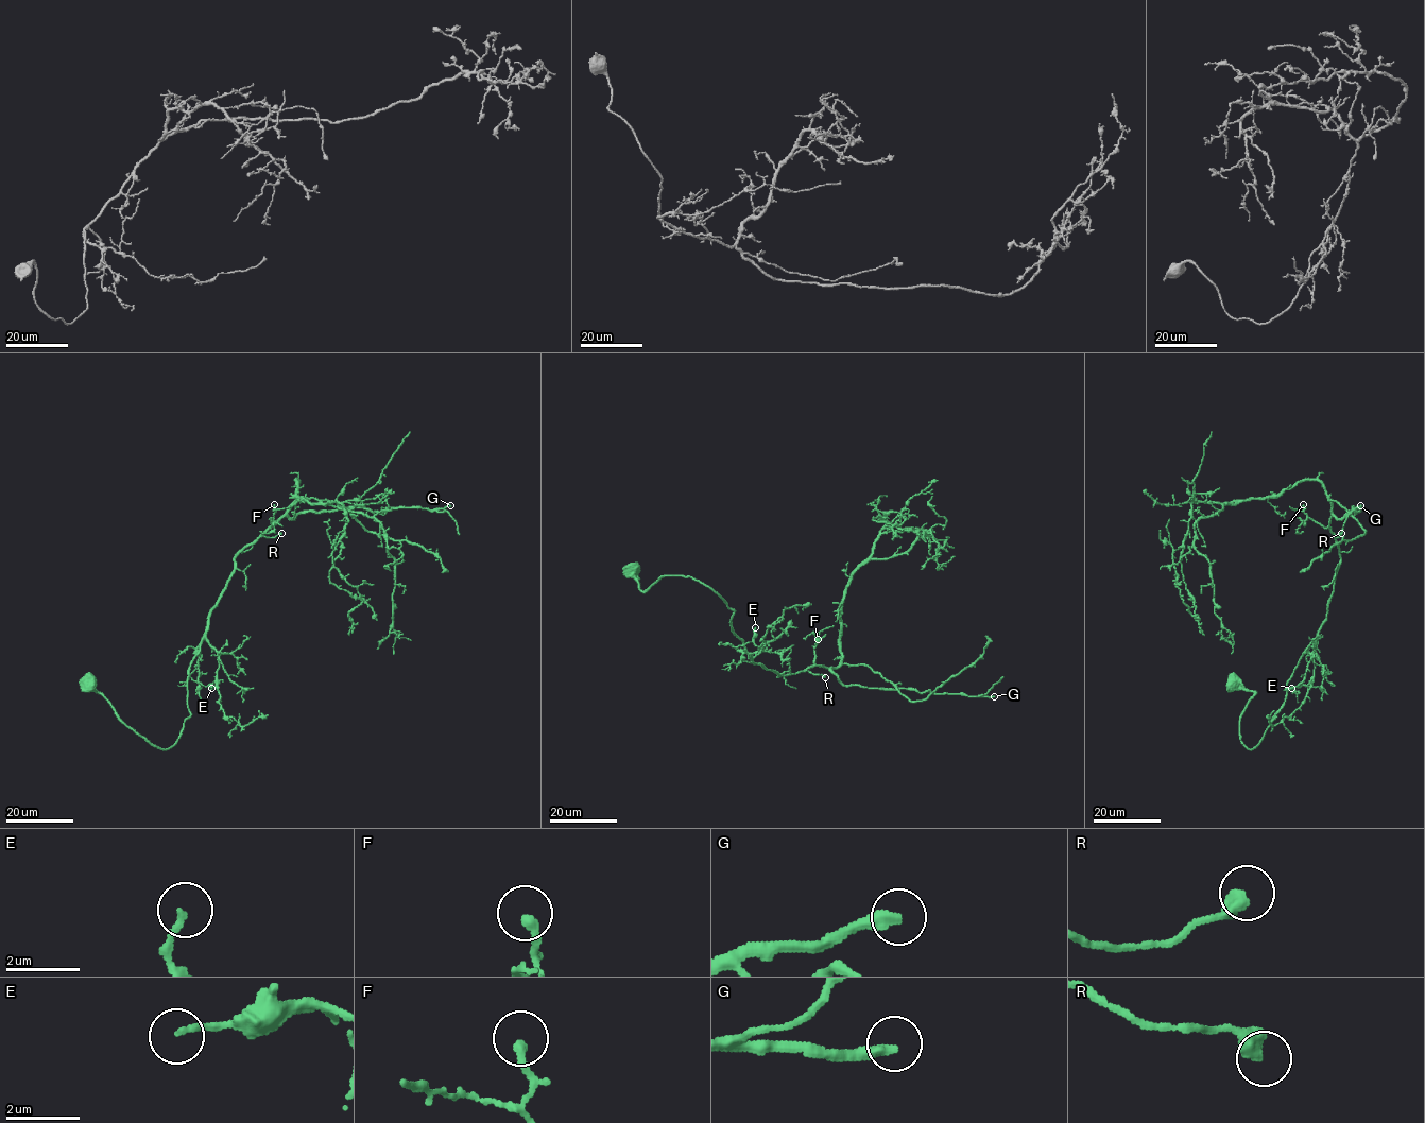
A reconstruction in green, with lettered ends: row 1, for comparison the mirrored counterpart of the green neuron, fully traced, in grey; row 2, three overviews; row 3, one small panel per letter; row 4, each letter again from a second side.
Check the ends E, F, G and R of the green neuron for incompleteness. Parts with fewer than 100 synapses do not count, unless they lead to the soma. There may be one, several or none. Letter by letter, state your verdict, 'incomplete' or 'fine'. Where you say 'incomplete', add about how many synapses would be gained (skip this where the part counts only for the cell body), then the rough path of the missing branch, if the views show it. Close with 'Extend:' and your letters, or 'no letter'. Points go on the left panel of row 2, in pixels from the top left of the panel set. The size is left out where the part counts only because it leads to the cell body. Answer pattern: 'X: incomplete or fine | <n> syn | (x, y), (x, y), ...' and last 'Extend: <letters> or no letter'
E: fine
F: fine
G: incomplete | 450 syn
R: fine
Extend: G

